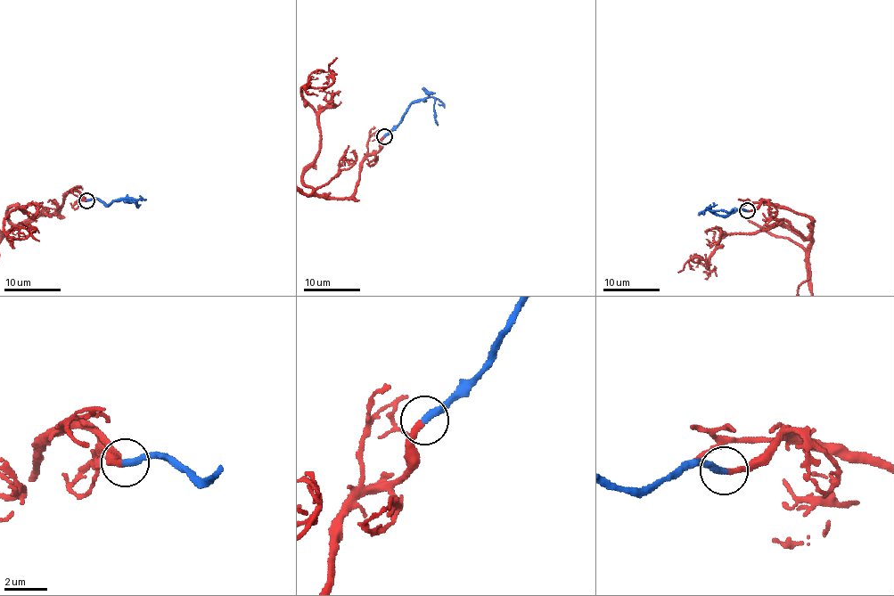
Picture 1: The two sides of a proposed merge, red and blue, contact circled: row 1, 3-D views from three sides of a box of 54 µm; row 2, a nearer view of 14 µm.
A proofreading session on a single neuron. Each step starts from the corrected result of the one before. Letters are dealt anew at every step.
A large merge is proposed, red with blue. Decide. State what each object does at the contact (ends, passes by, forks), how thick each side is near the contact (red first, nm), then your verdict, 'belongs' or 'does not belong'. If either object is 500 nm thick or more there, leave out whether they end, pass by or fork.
red ends there; blue ends there; 280 nm thick on the red side, 340 nm on the other; belongs

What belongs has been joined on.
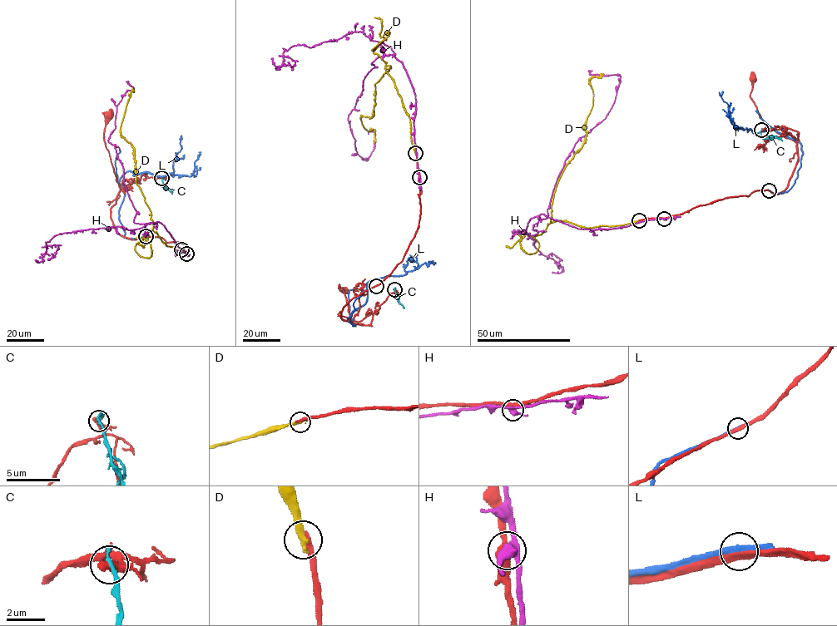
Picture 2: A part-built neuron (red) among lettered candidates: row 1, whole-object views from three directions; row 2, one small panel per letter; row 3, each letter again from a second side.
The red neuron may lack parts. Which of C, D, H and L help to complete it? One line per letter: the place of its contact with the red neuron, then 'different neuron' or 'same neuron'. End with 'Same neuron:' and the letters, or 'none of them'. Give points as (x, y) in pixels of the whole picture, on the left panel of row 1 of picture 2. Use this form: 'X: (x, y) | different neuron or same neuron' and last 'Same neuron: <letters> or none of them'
C: (161, 178) | different neuron
D: (181, 249) | same neuron
H: (186, 253) | different neuron
L: (146, 236) | different neuron
Same neuron: D

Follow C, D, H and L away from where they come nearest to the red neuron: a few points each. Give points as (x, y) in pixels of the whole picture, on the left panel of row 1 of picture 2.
C: (161, 178), (162, 185), (166, 189), (164, 185)
D: (181, 249), (166, 244), (156, 233), (148, 229), (153, 222), (136, 183), (134, 148), (120, 132), (132, 88)
H: (186, 253), (159, 222), (134, 222), (122, 166), (108, 140), (116, 105), (133, 87), (126, 81)
L: (146, 236), (124, 236), (118, 209), (124, 192), (119, 179), (131, 171), (134, 175), (172, 176), (181, 135)

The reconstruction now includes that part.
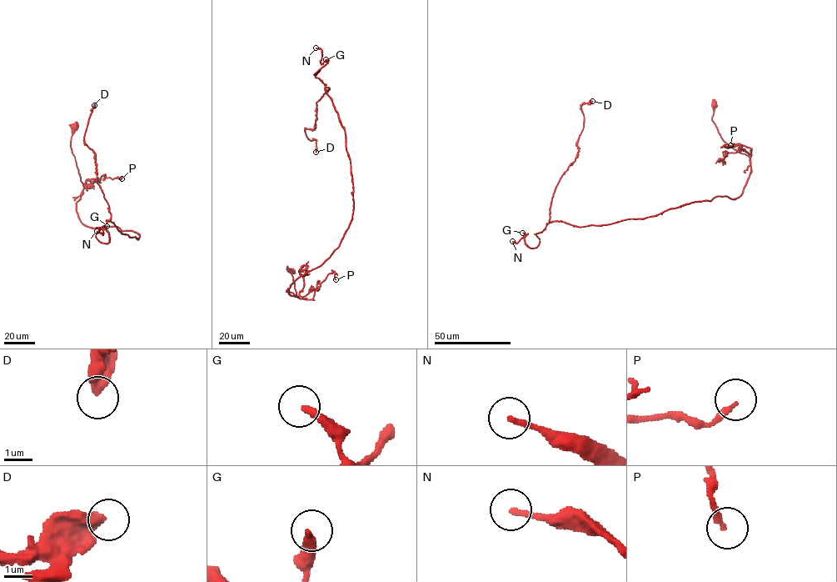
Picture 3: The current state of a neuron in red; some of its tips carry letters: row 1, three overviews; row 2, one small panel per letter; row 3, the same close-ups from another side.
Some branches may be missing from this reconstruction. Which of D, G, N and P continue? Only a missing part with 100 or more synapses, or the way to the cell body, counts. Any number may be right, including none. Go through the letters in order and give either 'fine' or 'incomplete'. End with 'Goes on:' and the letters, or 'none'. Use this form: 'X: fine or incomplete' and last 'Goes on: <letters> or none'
D: fine
G: fine
N: incomplete
P: fine
Goes on: N

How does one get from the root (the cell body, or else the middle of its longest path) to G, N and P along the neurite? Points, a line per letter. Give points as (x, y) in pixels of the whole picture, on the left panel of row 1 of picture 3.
G: (76, 127), (79, 220), (139, 238), (107, 220), (96, 234), (103, 243), (107, 226)
N: (76, 127), (79, 220), (140, 234), (107, 220), (96, 238), (108, 243), (97, 231)
P: (76, 127), (71, 148), (83, 185), (97, 182), (103, 175), (122, 178)

